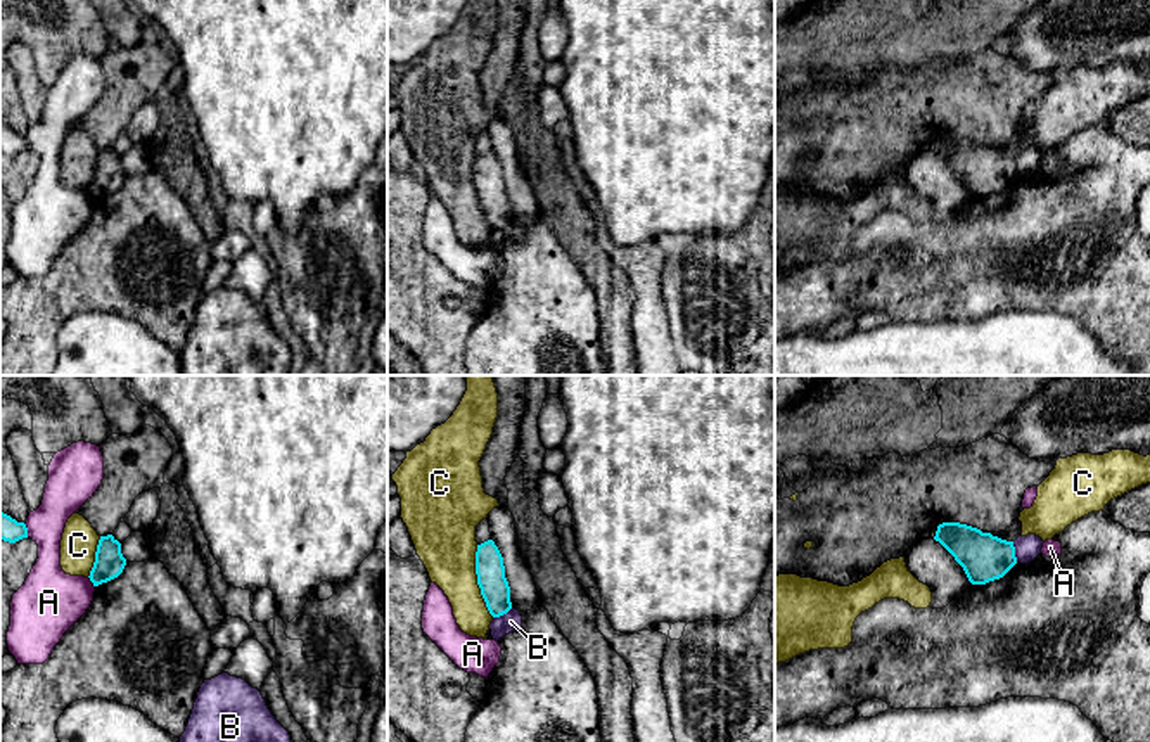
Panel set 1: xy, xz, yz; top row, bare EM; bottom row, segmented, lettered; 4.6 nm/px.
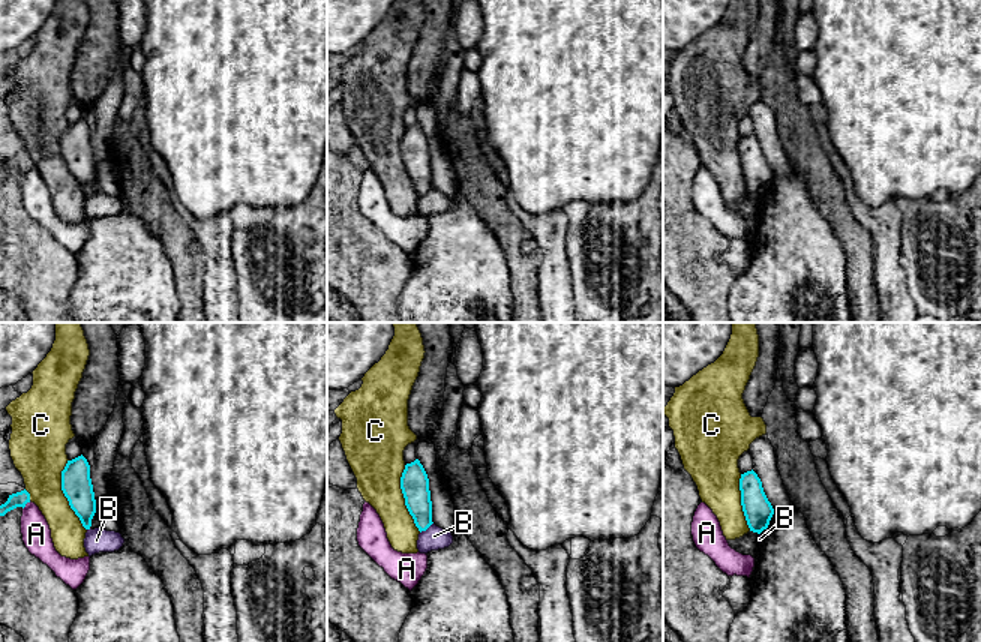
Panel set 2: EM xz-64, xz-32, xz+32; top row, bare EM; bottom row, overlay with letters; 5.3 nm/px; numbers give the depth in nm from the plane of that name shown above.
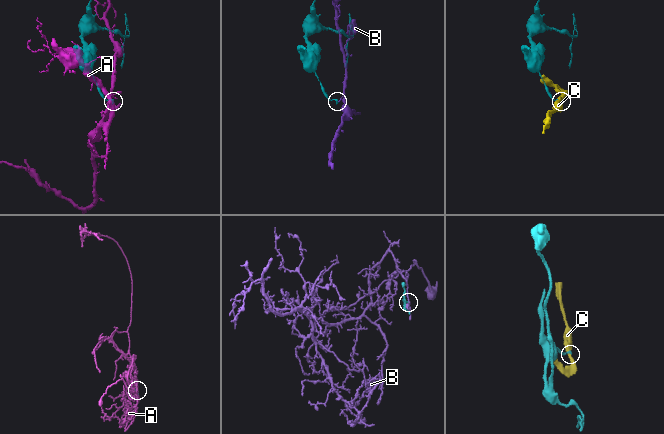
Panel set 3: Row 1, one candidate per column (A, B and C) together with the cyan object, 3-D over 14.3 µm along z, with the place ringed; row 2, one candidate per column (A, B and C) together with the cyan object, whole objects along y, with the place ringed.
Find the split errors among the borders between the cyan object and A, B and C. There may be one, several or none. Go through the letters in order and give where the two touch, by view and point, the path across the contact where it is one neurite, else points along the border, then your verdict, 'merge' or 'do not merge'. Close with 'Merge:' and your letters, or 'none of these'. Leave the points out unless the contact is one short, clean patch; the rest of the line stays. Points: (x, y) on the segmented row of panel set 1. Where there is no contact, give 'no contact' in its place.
A: xy (90, 580) | do not merge
B: yz (1014, 552) | do not merge
C: xz (478, 582) | do not merge
Merge: none of these

